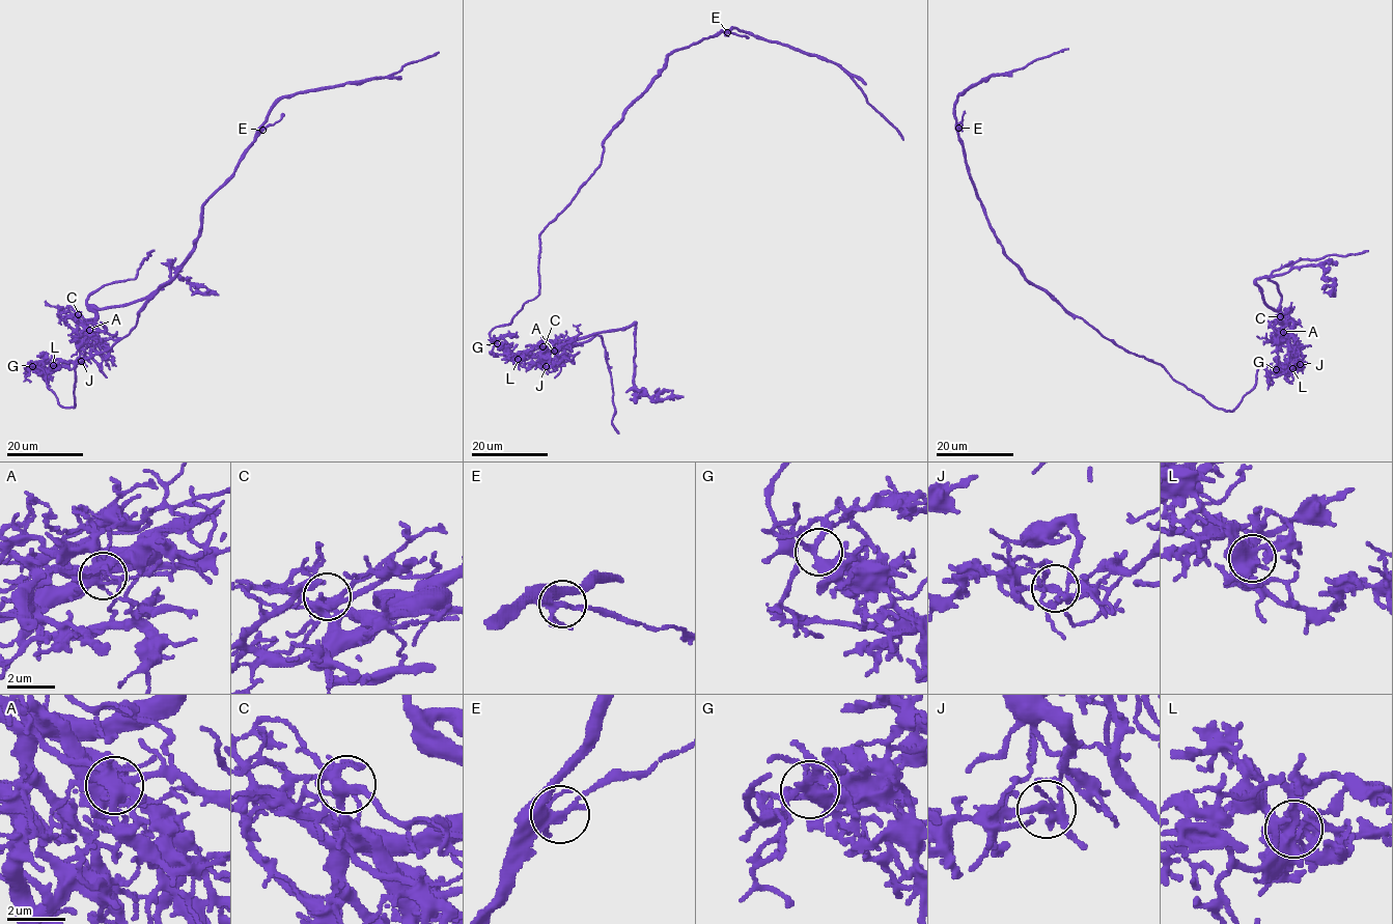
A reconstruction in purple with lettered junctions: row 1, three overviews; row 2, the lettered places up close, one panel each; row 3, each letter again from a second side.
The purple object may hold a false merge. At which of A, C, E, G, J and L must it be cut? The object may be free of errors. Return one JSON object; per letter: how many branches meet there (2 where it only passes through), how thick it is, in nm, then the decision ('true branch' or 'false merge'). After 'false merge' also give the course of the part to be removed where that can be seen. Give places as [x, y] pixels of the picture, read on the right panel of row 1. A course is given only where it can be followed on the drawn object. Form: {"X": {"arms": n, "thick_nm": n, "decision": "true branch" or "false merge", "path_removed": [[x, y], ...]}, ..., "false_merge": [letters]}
{"A": {"arms": 7, "thick_nm": 400, "decision": "true branch"}, "C": {"arms": 6, "thick_nm": 320, "decision": "true branch"}, "E": {"arms": 4, "thick_nm": 300, "decision": "true branch"}, "G": {"arms": 3, "thick_nm": 260, "decision": "true branch"}, "J": {"arms": 5, "thick_nm": 240, "decision": "false merge", "path_removed": [[1299, 363], [1257, 369], [1237, 407], [1214, 407], [1073, 316], [1004, 252], [968, 171], [957, 96], [1068, 48]]}, "L": {"arms": 5, "thick_nm": 440, "decision": "true branch"}, "false_merge": ["J"]}

